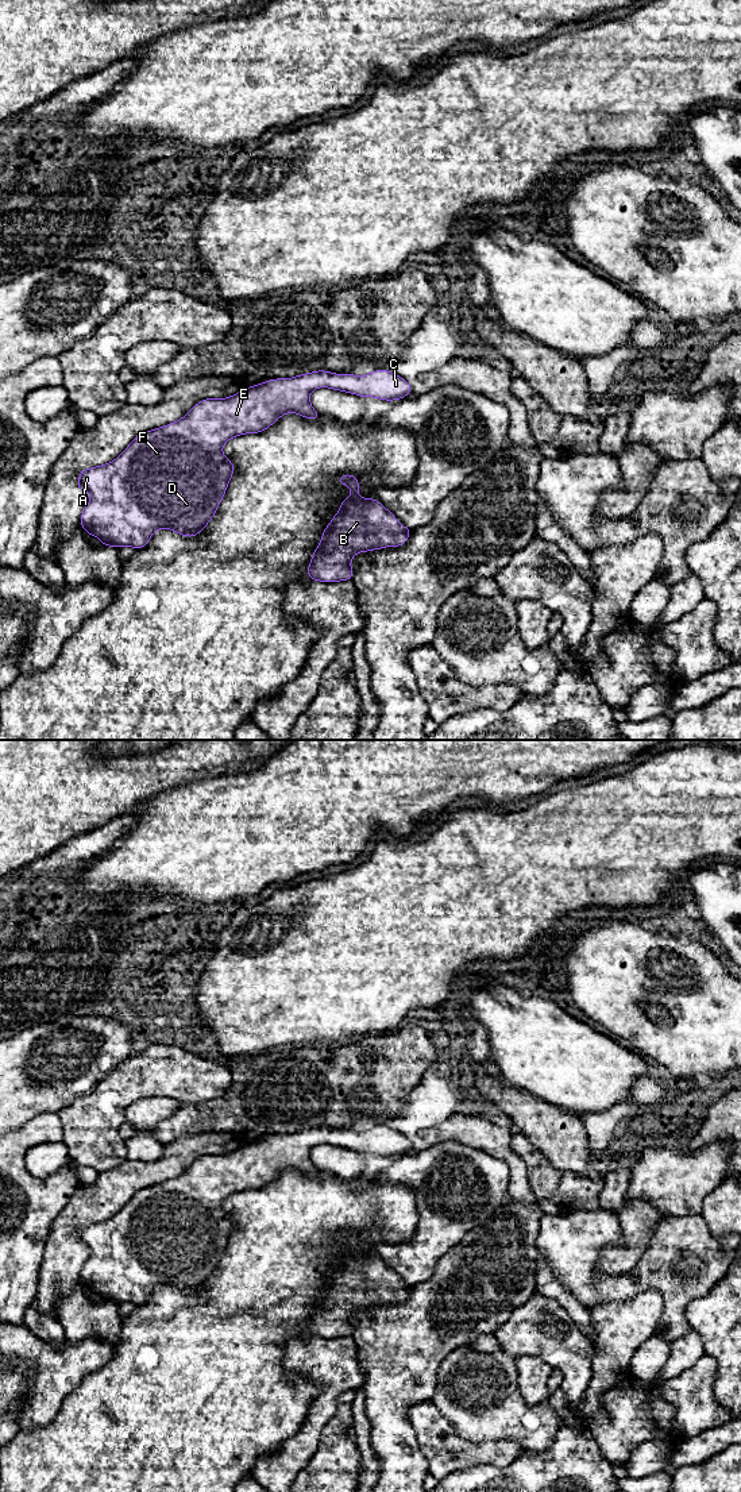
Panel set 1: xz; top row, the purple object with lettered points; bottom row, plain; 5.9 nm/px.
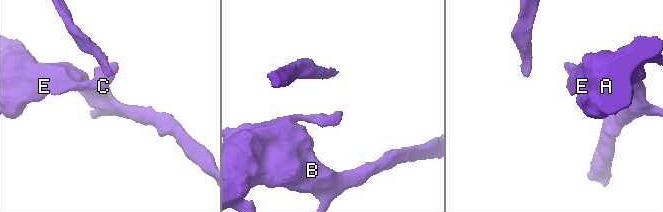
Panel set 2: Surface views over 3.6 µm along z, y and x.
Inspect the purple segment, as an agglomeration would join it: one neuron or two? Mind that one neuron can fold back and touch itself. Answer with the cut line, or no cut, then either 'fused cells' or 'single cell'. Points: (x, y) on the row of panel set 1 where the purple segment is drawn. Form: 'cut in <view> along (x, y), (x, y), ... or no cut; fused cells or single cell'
no cut; single cell

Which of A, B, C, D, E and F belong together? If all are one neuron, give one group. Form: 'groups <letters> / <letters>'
groups A B C D E F

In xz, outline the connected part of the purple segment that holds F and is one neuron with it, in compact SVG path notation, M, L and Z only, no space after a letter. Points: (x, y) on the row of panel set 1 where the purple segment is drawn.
M316 370L269 379L227 398L204 398L175 423L139 433L112 462L78 473L76 489L90 494L81 513L81 527L103 545L117 548L142 550L157 529L175 531L185 537L197 536L217 512L235 473L234 463L223 454L223 446L236 436L260 433L287 413L320 419L309 400L319 388L389 402L412 392L412 385L390 370L374 370L362 377Z

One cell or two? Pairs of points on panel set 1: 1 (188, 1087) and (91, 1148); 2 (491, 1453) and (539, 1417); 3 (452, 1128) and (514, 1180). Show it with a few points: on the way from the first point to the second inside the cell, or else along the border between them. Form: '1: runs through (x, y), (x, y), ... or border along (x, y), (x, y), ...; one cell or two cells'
1: runs through (159, 1086), (135, 1086), (101, 1120); one cell
2: border along (479, 1442), (513, 1440), (523, 1452); two cells
3: runs through (473, 1130), (487, 1136), (512, 1160); one cell

